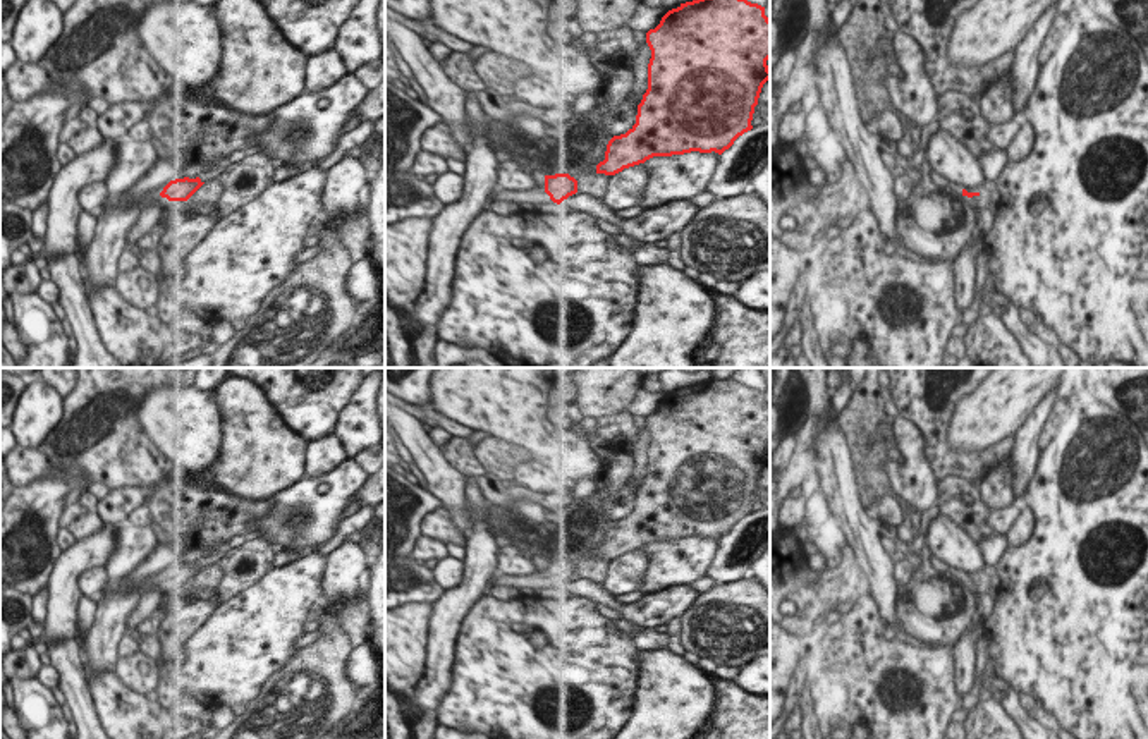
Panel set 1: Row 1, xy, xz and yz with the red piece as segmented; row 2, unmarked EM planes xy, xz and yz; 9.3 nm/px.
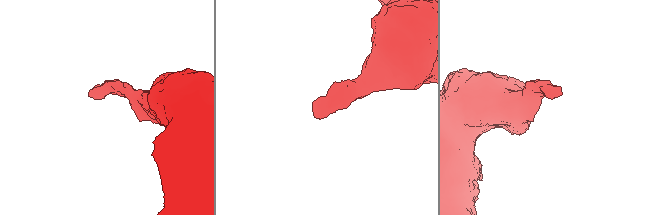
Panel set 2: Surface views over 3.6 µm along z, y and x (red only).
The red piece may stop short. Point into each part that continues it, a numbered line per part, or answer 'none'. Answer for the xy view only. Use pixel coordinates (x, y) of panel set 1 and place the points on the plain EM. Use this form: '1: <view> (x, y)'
none.

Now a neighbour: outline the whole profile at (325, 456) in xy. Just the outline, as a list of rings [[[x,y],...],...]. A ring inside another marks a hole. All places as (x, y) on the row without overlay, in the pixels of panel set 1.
[[[337,435],[309,443],[304,478],[323,478],[333,473],[349,459],[344,442]]]

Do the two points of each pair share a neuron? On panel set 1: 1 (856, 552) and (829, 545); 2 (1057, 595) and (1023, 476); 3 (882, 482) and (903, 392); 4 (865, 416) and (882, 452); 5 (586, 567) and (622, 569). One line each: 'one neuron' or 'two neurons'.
1: one neuron
2: two neurons
3: two neurons
4: one neuron
5: two neurons

